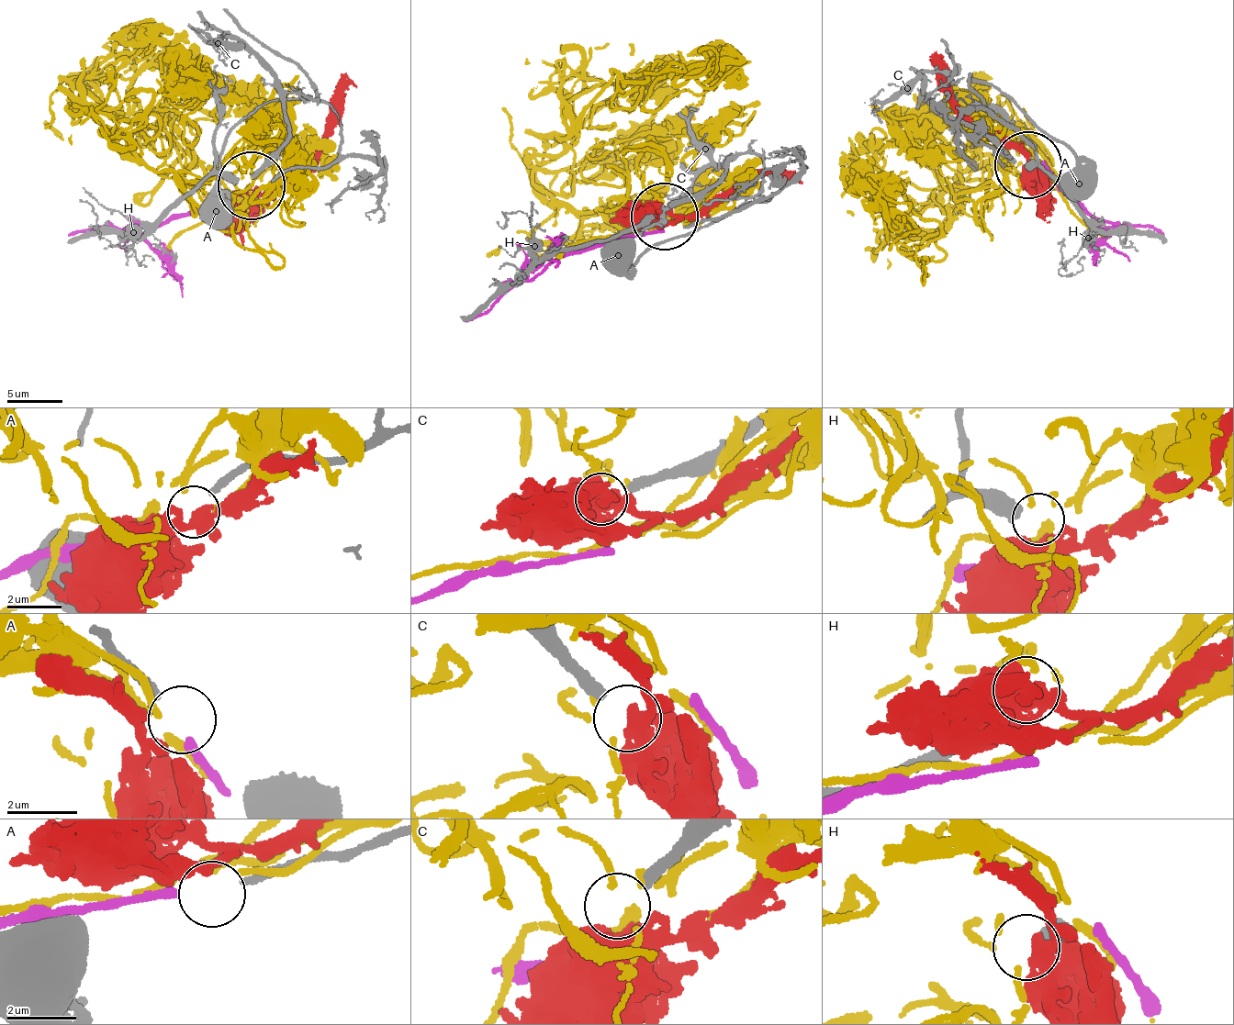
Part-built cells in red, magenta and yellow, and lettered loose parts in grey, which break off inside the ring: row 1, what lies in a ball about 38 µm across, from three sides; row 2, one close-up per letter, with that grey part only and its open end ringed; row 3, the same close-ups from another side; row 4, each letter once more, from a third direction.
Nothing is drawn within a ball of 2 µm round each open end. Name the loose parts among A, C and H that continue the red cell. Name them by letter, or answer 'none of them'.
none of them

